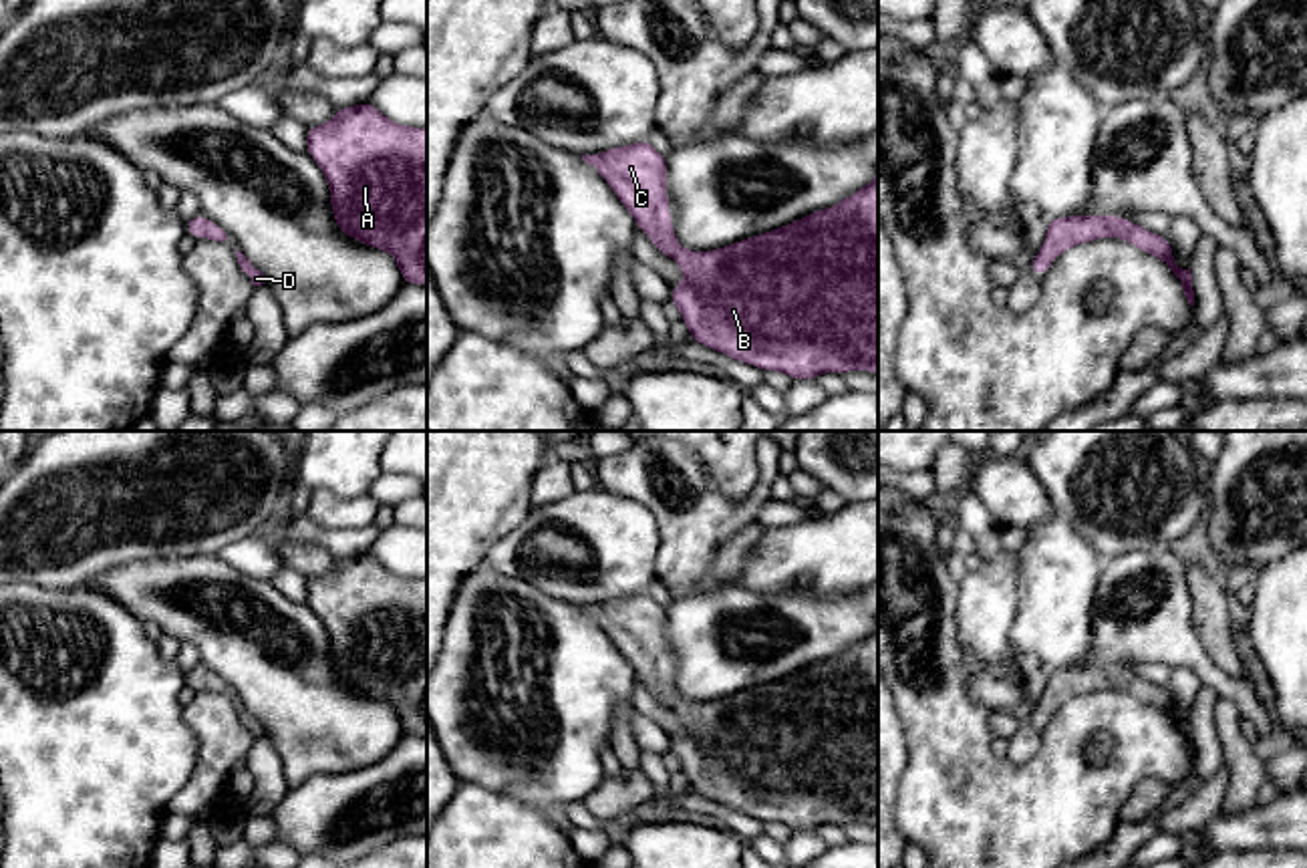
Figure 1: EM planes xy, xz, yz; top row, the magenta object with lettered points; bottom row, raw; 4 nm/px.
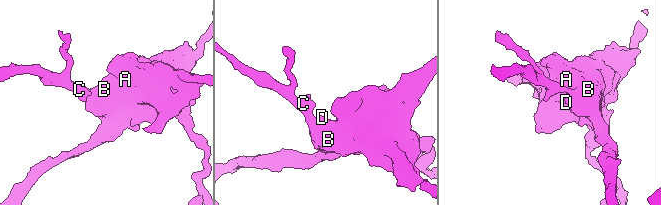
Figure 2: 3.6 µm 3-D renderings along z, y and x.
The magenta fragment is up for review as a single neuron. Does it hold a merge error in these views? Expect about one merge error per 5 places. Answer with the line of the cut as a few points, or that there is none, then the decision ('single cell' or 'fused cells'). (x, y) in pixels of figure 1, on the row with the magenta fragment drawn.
no cut; single cell

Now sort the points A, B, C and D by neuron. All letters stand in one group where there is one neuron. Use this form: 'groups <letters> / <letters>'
groups A B C D

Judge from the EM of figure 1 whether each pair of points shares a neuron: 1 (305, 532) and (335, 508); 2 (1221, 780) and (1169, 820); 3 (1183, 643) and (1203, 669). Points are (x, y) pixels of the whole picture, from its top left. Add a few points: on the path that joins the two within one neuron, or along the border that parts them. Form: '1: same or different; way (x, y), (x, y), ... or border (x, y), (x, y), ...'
1: different; border (305, 514), (327, 528), (361, 528)
2: same; way (1209, 792), (1181, 816)
3: same; way (1187, 649), (1201, 663)

